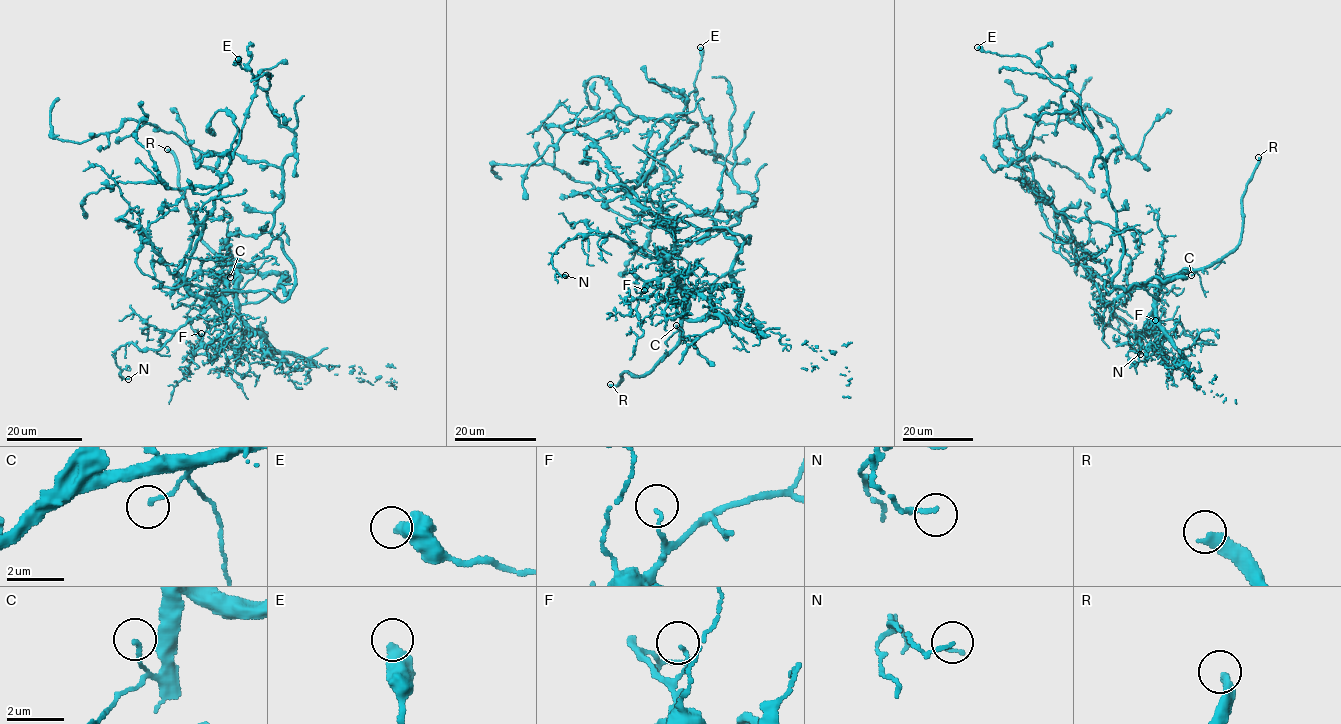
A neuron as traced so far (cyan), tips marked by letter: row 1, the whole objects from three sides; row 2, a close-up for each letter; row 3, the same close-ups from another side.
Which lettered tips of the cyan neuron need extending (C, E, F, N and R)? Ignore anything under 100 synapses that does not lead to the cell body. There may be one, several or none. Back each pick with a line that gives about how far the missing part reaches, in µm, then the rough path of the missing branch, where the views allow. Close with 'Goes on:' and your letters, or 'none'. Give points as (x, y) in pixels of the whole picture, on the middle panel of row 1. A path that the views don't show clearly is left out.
R: Missing length about 80 µm
Goes on: R

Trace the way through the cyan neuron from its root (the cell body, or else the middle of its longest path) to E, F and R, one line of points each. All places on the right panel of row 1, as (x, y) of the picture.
E: (1112, 283), (1122, 240), (1108, 197), (1106, 165), (1080, 98), (1065, 78), (1052, 77), (1024, 56), (977, 47)
F: (1112, 283), (1127, 289), (1134, 284), (1141, 283), (1158, 297), (1142, 332), (1152, 331), (1156, 326), (1155, 320)
R: (1112, 283), (1127, 289), (1141, 283), (1157, 298), (1168, 282), (1228, 255), (1240, 239), (1242, 196), (1258, 157)

